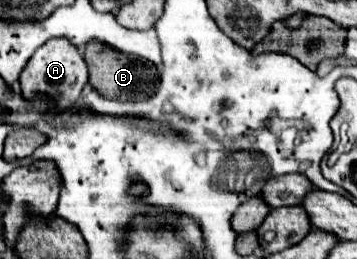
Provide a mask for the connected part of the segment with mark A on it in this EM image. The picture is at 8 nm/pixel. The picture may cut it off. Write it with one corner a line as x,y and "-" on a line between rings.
49,39
49,43
41,45
33,53
29,63
25,65
25,71
21,71
19,81
21,81
21,93
27,99
35,93
47,93
57,101
55,107
59,111
69,111
75,107
79,93
81,93
83,85
87,83
85,57
81,55
79,47
73,47
73,43
69,43
69,39

